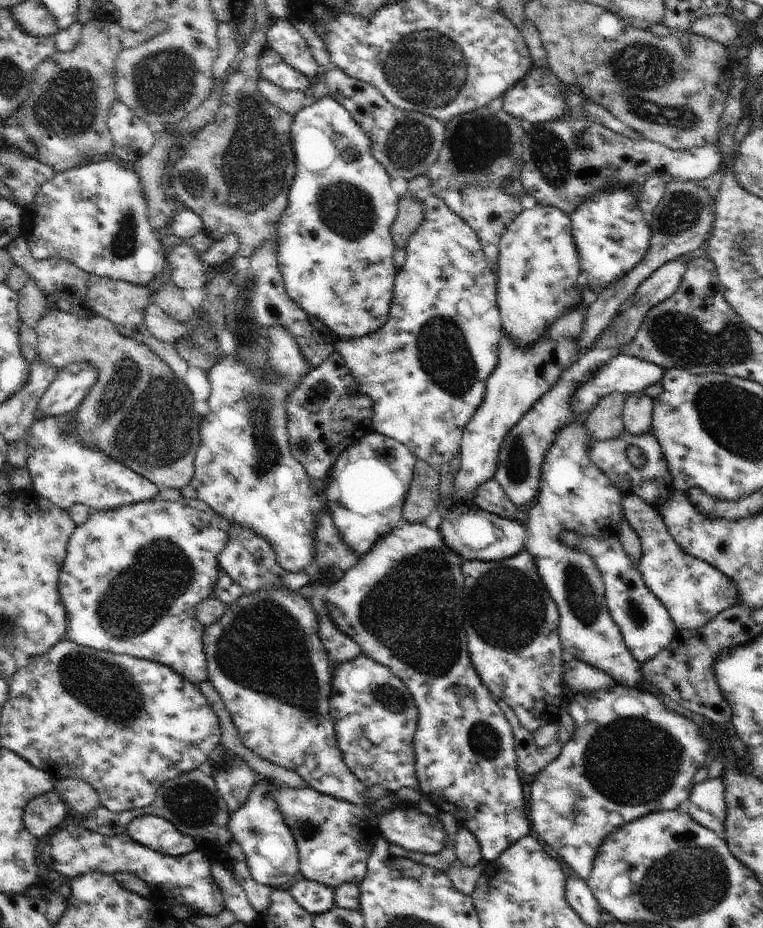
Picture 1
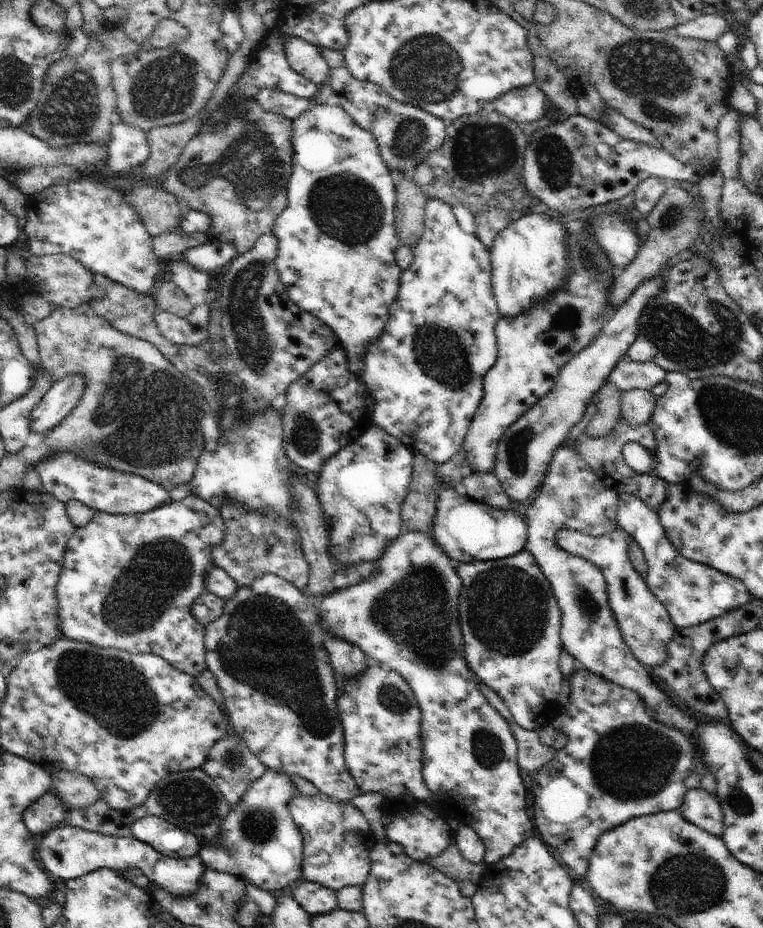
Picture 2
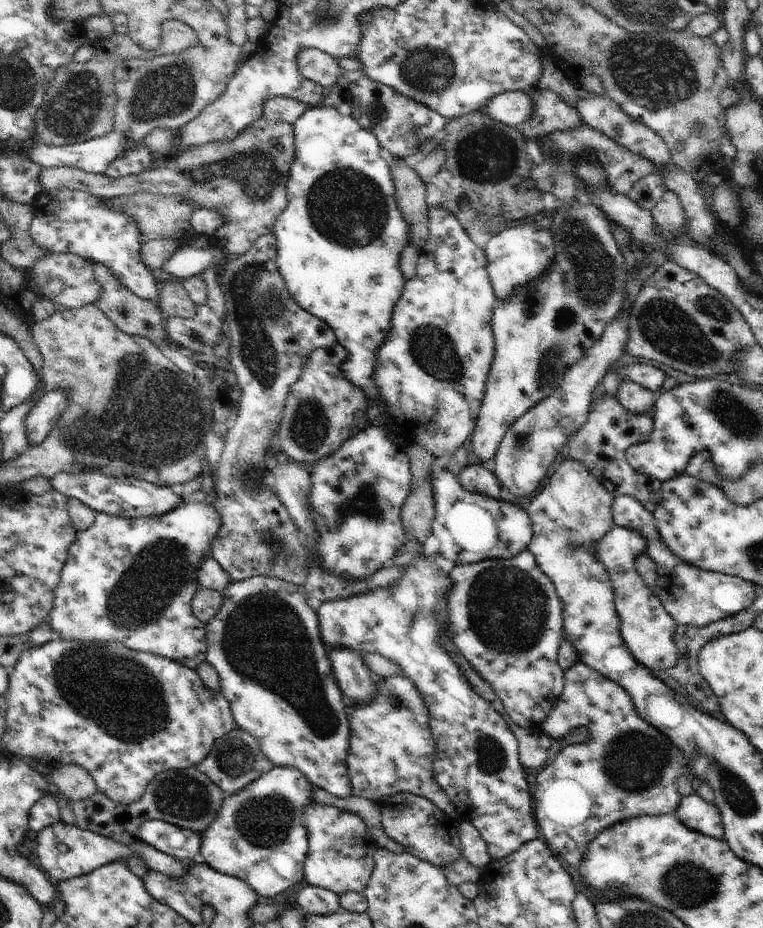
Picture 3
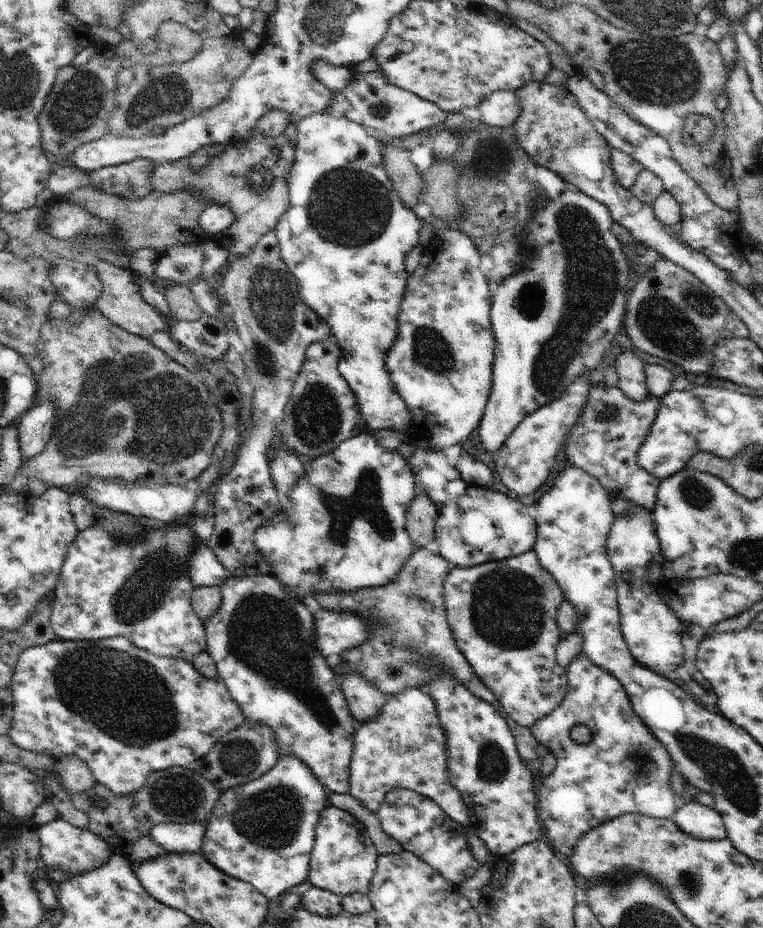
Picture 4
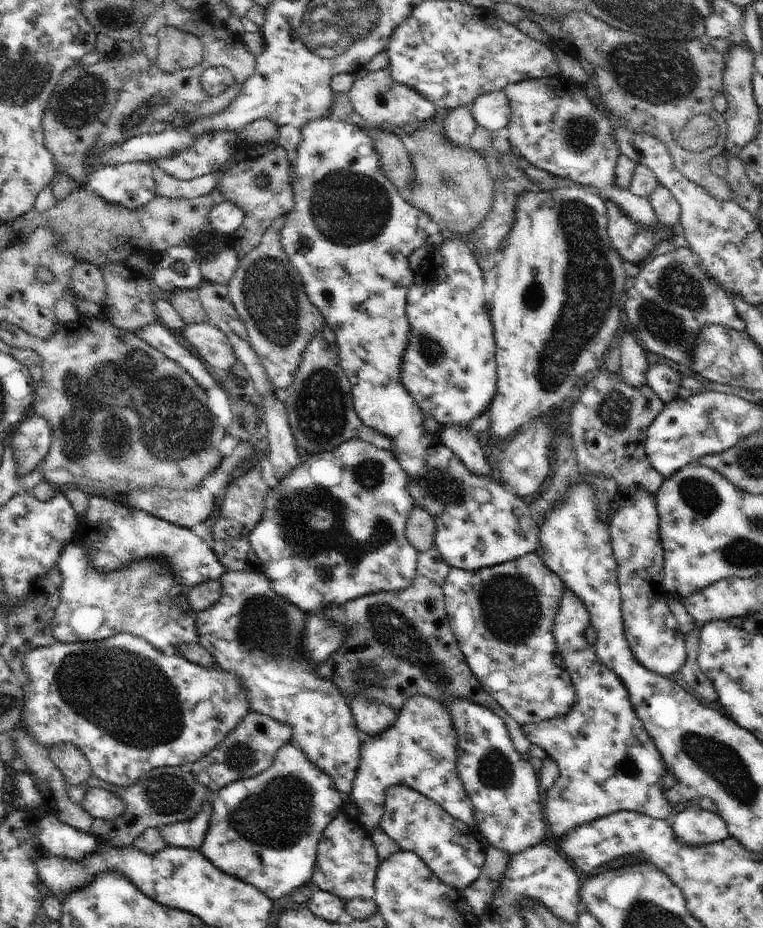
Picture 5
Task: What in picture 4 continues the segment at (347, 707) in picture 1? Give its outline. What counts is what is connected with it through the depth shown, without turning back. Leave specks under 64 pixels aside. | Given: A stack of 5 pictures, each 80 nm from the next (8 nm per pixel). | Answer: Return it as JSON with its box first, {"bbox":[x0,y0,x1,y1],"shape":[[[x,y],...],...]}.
{"bbox":[349,688,470,826],"shape":[[[408,688],[388,696],[378,718],[357,724],[349,784],[350,796],[368,806],[372,814],[378,813],[388,792],[409,789],[436,802],[452,821],[470,826],[468,808],[462,802],[460,792],[448,782],[446,738],[436,714],[436,704],[420,688]]]}

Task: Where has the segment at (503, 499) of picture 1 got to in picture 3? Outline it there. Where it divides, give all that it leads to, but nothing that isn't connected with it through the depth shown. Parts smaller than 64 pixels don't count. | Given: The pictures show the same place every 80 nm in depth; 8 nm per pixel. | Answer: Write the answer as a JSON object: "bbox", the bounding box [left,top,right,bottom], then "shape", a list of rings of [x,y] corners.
{"bbox":[457,463,502,499],"shape":[[[468,463],[458,471],[457,475],[461,485],[467,491],[479,492],[495,499],[501,499],[500,488],[502,486],[490,466]]]}

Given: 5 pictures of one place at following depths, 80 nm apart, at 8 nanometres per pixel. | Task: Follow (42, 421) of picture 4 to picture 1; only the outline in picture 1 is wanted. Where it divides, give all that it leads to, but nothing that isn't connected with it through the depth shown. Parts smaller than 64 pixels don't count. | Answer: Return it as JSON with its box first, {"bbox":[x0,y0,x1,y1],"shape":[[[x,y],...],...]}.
{"bbox":[35,362,98,420],"shape":[[[72,362],[66,364],[52,382],[50,389],[42,396],[36,408],[35,420],[46,416],[60,418],[66,412],[80,407],[90,388],[98,380],[98,370],[92,362]]]}

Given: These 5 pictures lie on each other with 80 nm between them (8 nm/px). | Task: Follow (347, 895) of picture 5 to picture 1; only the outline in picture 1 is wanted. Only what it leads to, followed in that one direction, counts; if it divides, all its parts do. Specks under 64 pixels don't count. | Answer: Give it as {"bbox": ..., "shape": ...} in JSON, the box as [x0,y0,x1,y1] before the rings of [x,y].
{"bbox":[272,781,379,889],"shape":[[[274,781],[274,784],[278,790],[272,796],[280,814],[284,816],[284,822],[294,834],[300,862],[299,872],[304,879],[334,889],[347,883],[360,885],[366,876],[366,862],[379,835],[363,808],[317,792],[308,785],[306,788],[292,788],[284,782]]]}

